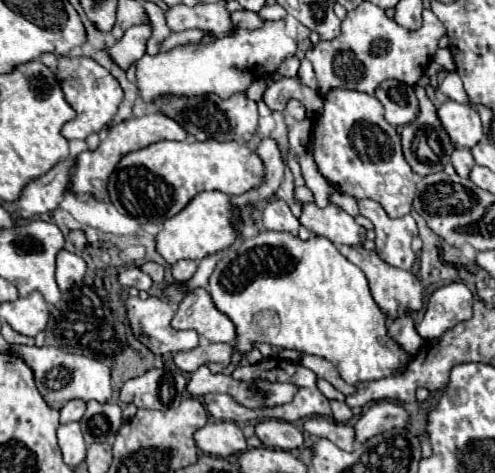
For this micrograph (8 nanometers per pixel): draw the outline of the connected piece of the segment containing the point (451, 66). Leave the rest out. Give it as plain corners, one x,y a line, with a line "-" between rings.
439,48
435,54
433,54
433,60
443,66
445,70
453,72
456,69
455,62
453,62
453,56
449,48

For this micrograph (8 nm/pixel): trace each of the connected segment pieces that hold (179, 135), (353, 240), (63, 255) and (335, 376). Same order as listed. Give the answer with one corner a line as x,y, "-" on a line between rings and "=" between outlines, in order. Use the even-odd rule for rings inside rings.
151,112
145,116
133,116
129,120
123,120
115,126
109,128
107,138
99,144
99,148
95,152
83,152
77,156
77,164
75,164
75,174
71,178
71,190
73,192
89,192
95,194
101,200
109,200
107,196
107,180
111,176
111,172
115,170
115,166
119,164
119,160
135,150
141,150
149,144
161,142
161,140
185,140
189,134
185,132
185,128
177,122
171,120
169,116
163,116
163,112
=
313,202
303,204
303,214
299,220
309,232
329,238
335,246
355,246
365,240
365,228
335,204
329,204
327,208
319,208
=
67,250
59,252
59,256
57,256
57,284
59,284
61,292
65,292
73,284
81,282
85,272
87,272
87,262
81,256
71,254
=
305,354
305,356
301,358
301,364
303,364
305,368
313,370
319,378
327,380
329,384
333,384
333,386
335,386
339,392
343,392
345,396
349,396
349,394
355,392
353,386
349,386
345,380
341,380
337,368
335,368
329,360
325,360
325,358
321,358
321,356
309,356
309,354

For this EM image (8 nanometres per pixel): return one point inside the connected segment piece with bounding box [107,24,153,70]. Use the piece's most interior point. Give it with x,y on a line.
131,47

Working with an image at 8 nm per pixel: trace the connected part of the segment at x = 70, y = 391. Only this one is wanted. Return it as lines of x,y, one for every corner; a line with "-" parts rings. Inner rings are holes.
11,346
11,352
15,356
21,356
25,364
33,370
35,374
35,384
45,398
45,402
53,408
53,402
65,404
73,398
79,400
97,400
97,402
109,402
111,400
111,370
93,358
79,356
79,354
67,354
61,352
53,346

